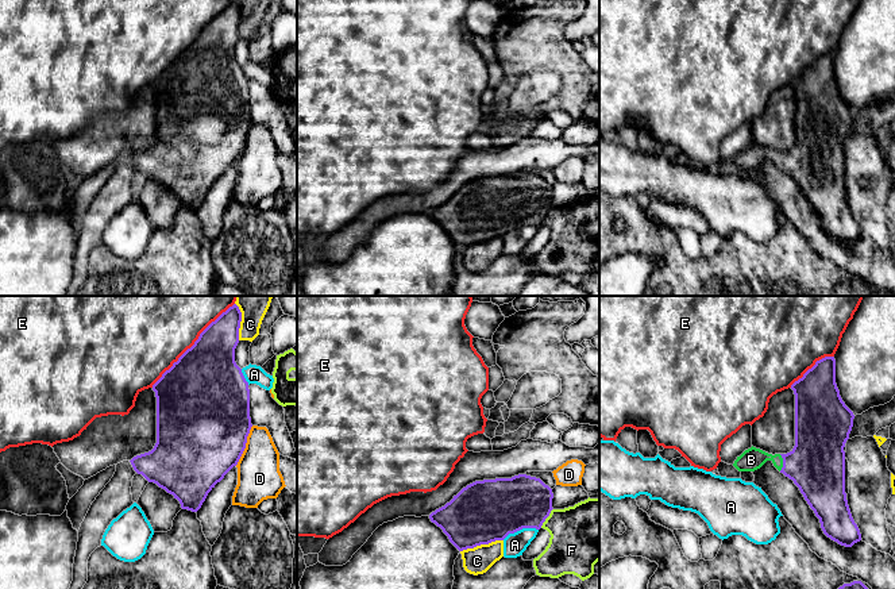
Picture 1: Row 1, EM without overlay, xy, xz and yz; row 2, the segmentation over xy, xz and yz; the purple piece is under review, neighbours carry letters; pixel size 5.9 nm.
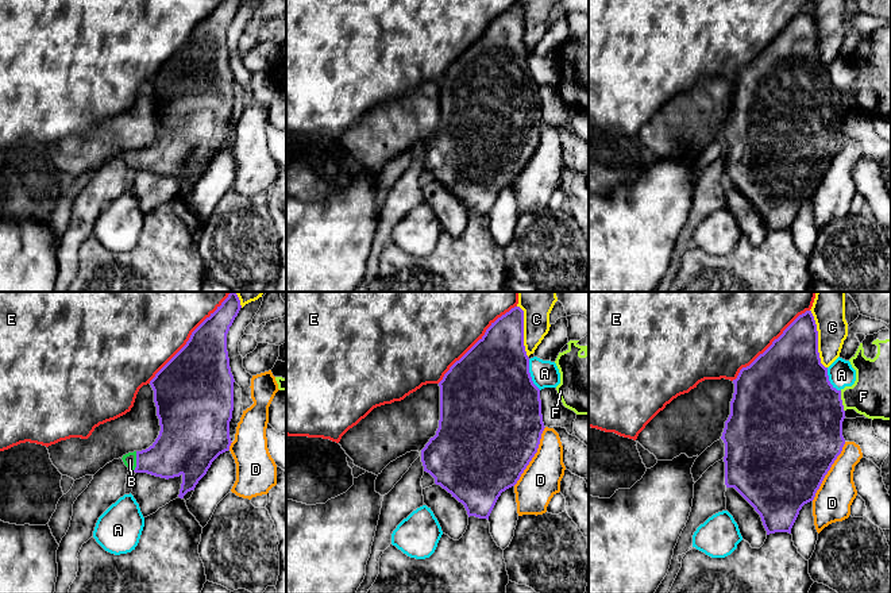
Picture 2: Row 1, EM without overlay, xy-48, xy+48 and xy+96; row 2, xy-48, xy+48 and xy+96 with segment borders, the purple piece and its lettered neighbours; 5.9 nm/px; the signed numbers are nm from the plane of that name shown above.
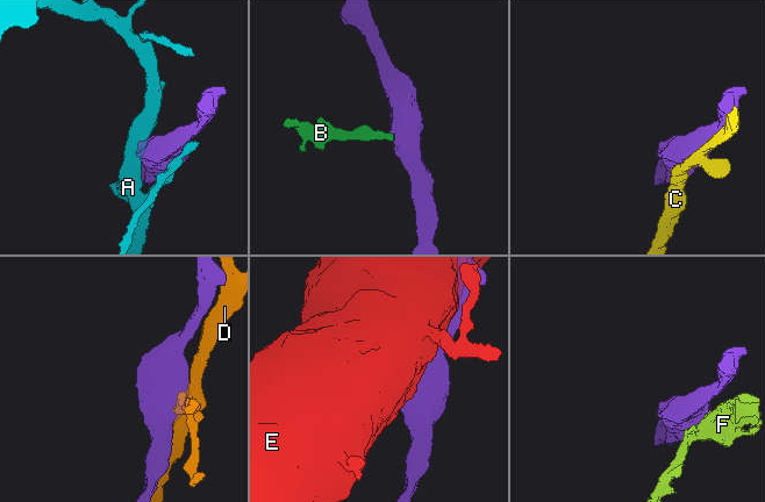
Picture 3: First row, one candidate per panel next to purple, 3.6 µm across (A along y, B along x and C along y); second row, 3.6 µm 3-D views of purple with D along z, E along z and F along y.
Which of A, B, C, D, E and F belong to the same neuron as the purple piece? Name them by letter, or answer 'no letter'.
B

